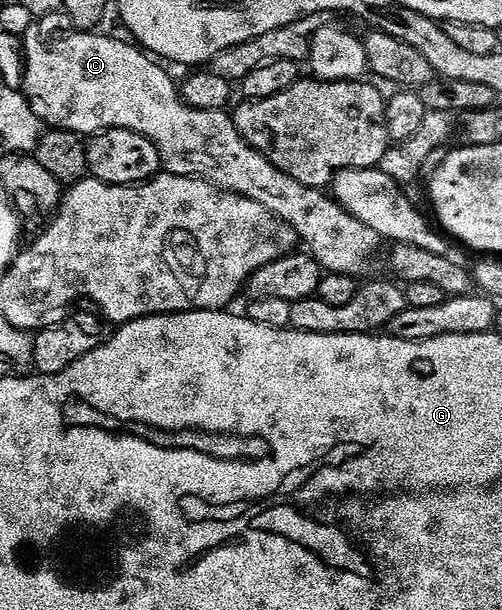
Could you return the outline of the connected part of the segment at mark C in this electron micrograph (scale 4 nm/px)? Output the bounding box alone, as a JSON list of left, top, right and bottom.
[23,30,383,278]

